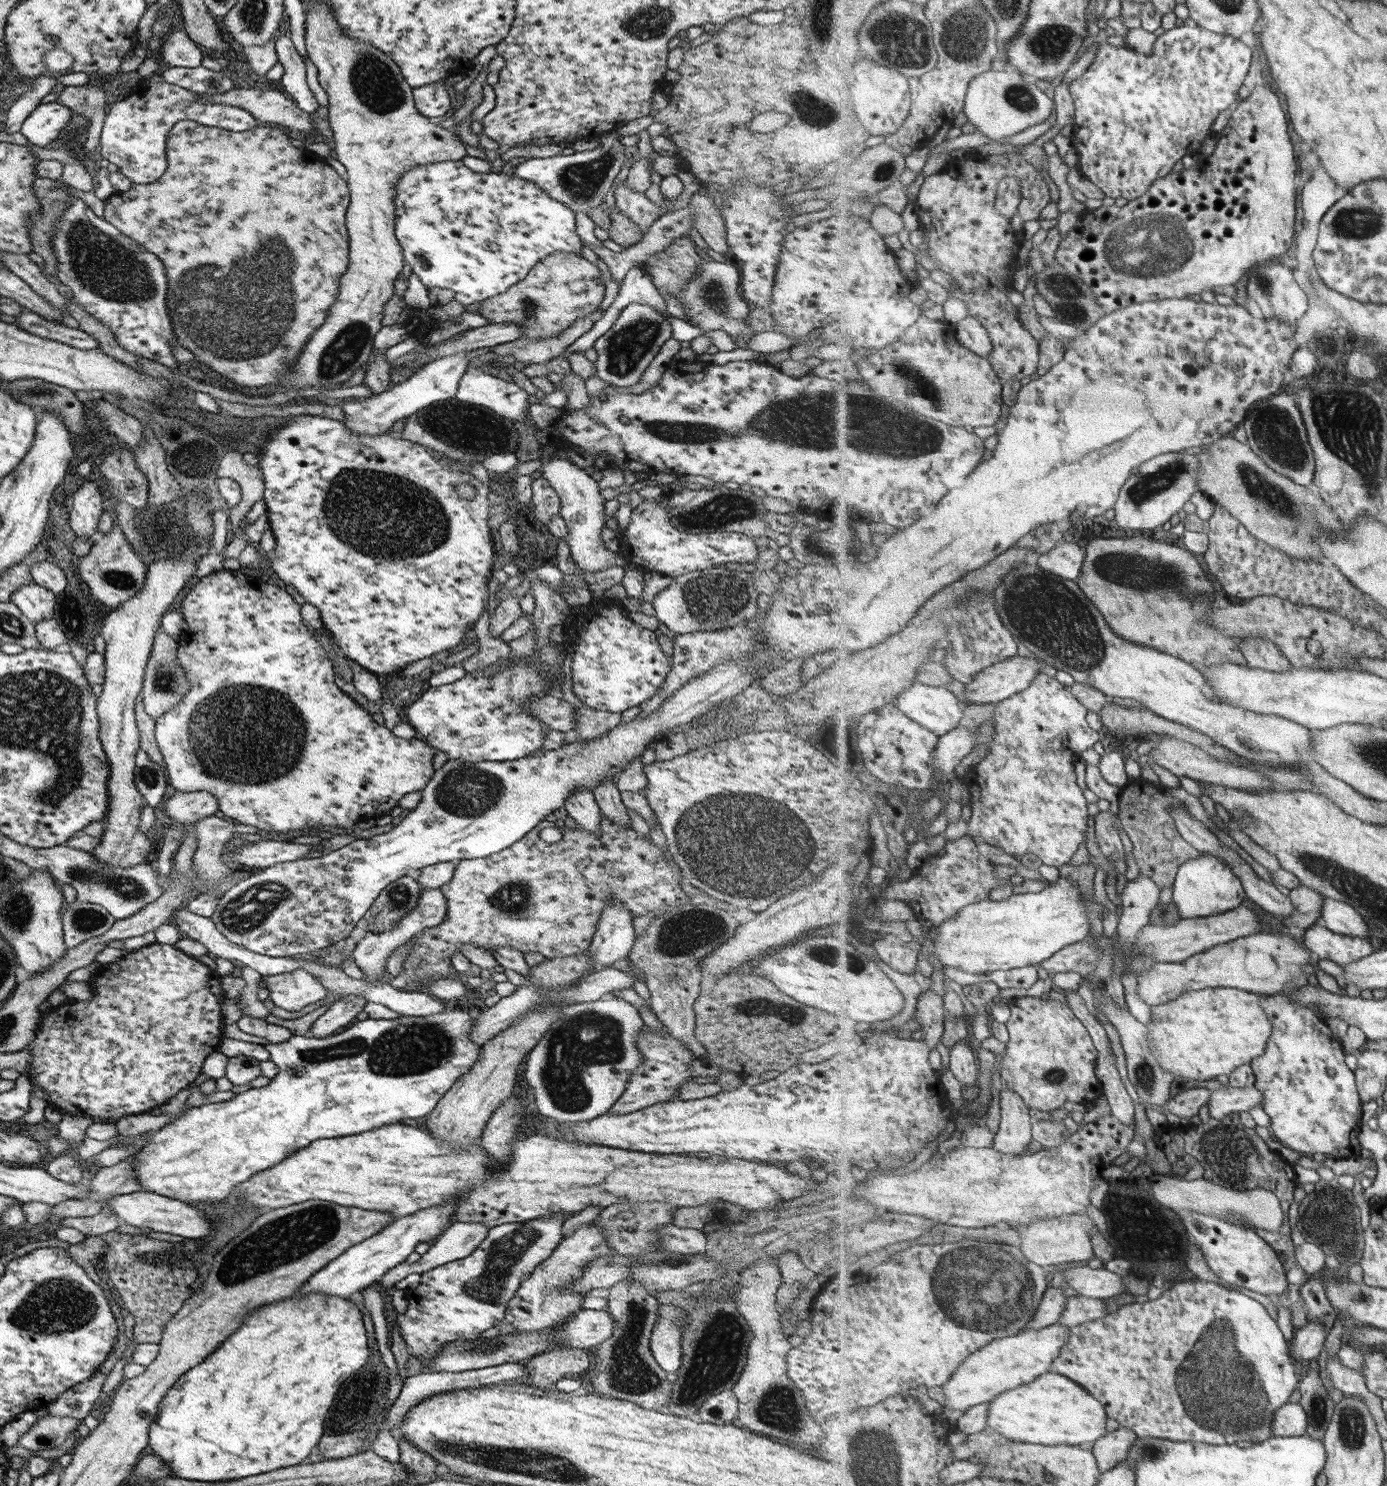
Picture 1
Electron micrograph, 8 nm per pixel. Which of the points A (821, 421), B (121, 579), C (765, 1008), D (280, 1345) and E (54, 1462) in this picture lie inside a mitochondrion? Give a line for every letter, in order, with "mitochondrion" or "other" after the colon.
A: mitochondrion
B: mitochondrion
C: mitochondrion
D: other
E: other

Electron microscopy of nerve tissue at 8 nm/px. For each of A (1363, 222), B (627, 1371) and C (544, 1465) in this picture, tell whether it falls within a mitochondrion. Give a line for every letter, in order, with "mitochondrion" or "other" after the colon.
A: mitochondrion
B: mitochondrion
C: mitochondrion

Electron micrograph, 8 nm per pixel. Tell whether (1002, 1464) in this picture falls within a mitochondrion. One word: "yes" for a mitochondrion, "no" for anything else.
yes

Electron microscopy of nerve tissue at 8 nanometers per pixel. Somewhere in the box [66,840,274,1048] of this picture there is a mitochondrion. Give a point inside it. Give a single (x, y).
(87, 920)

